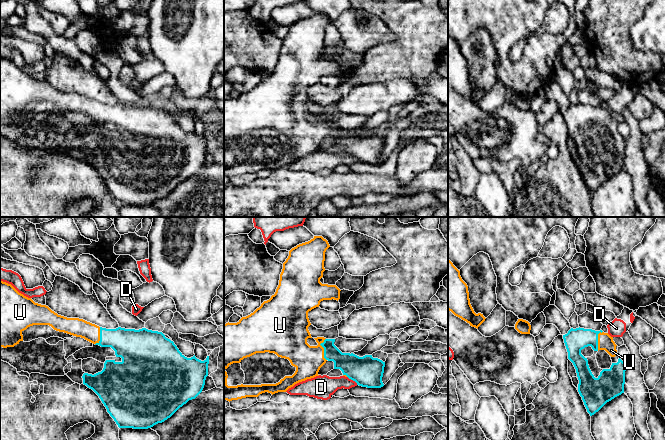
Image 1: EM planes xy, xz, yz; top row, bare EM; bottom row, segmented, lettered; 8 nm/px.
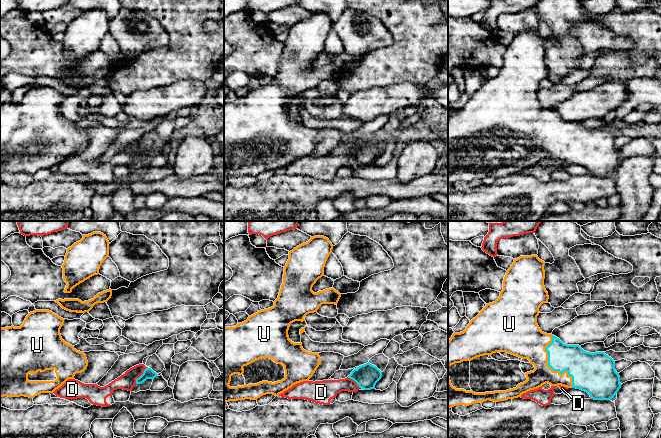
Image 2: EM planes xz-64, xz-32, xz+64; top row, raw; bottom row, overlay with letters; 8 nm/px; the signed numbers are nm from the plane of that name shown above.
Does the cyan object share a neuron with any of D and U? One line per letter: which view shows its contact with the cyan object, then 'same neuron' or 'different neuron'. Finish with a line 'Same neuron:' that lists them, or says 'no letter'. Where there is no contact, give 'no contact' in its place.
D: contact in xz; different neuron
U: contact in xz; same neuron
Same neuron: U

